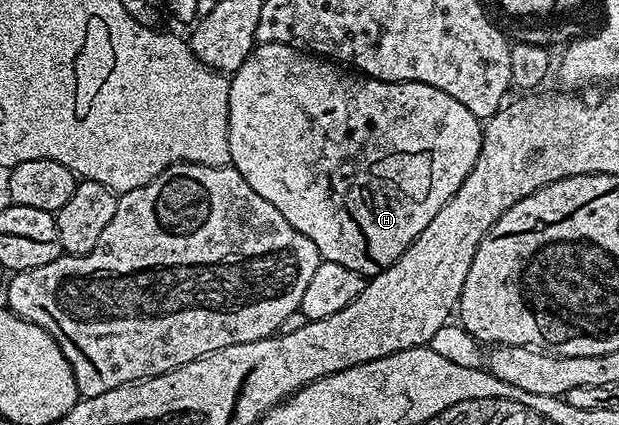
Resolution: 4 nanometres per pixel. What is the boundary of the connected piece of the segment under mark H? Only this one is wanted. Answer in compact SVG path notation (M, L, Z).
M261 43L251 50L249 57L231 76L229 89L229 153L230 166L235 167L253 185L254 191L261 193L297 233L305 233L313 245L317 245L320 256L328 263L345 265L345 269L353 269L365 277L380 275L389 265L393 265L413 245L413 241L441 213L441 205L461 189L465 177L473 169L483 144L483 123L457 97L449 97L449 93L441 93L441 89L433 89L433 85L424 83L390 83L370 78L351 69L344 69L326 58L308 53L298 46L289 43Z

